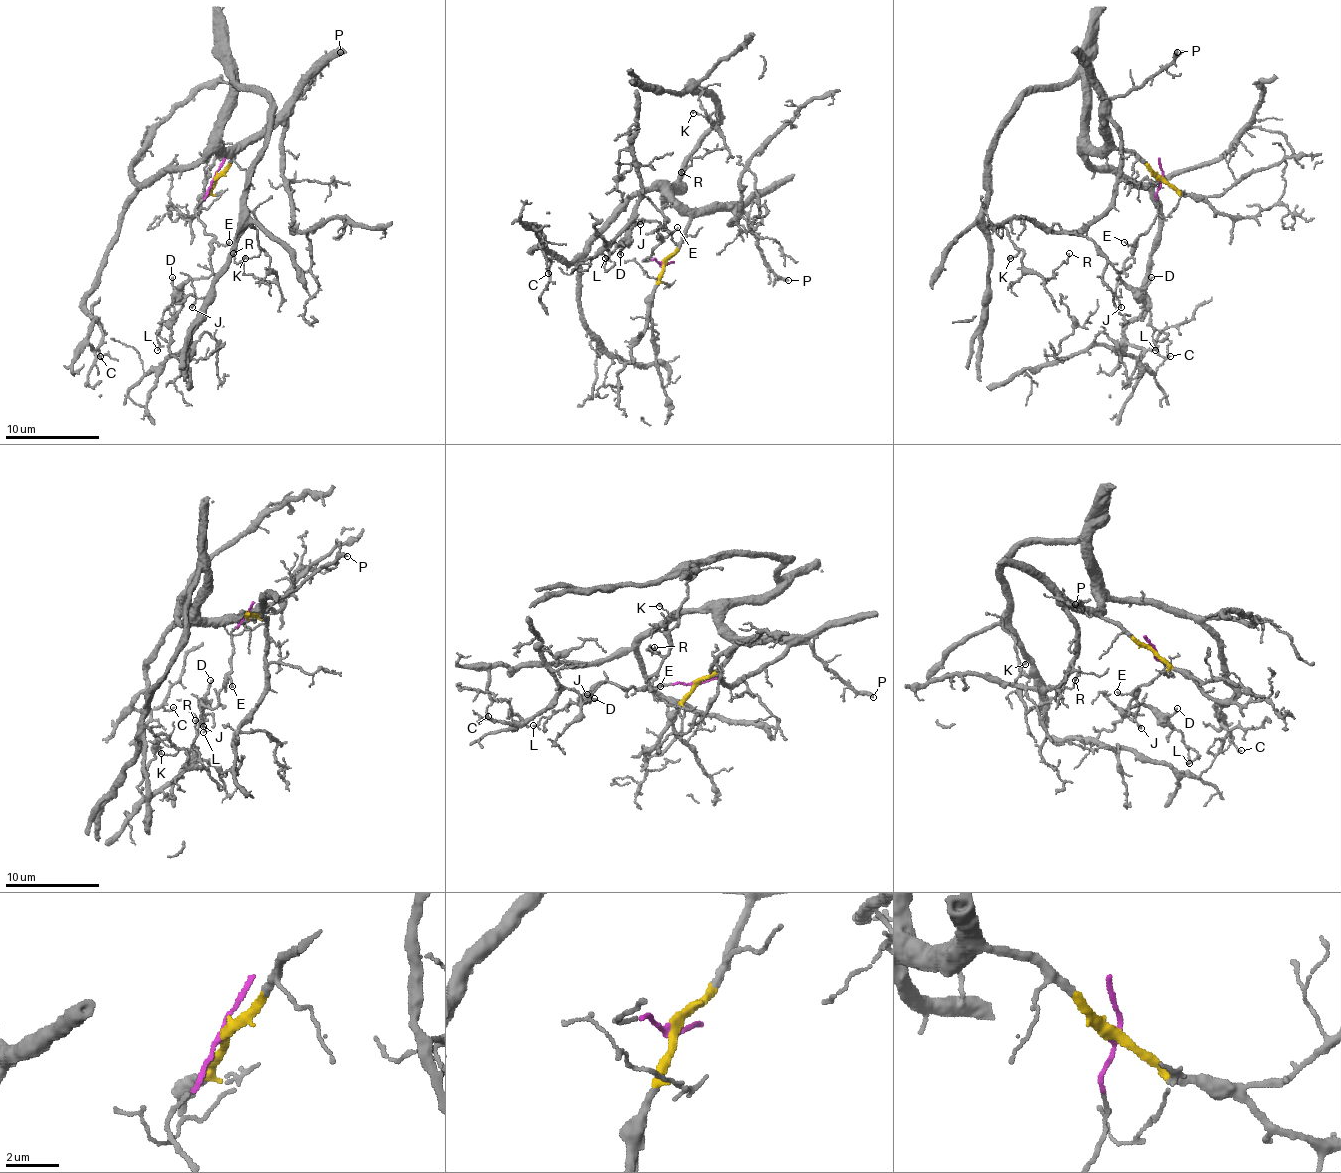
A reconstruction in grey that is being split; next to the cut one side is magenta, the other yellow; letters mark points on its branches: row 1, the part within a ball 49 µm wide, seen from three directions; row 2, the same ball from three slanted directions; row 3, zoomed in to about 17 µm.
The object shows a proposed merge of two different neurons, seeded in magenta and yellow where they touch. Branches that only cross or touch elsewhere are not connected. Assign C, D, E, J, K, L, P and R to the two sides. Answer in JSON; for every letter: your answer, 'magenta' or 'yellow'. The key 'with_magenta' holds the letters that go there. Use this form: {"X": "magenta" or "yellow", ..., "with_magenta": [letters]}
{"C": "yellow", "D": "magenta", "E": "magenta", "J": "magenta", "K": "yellow", "L": "magenta", "P": "yellow", "R": "yellow", "with_magenta": ["D", "E", "J", "L"]}

